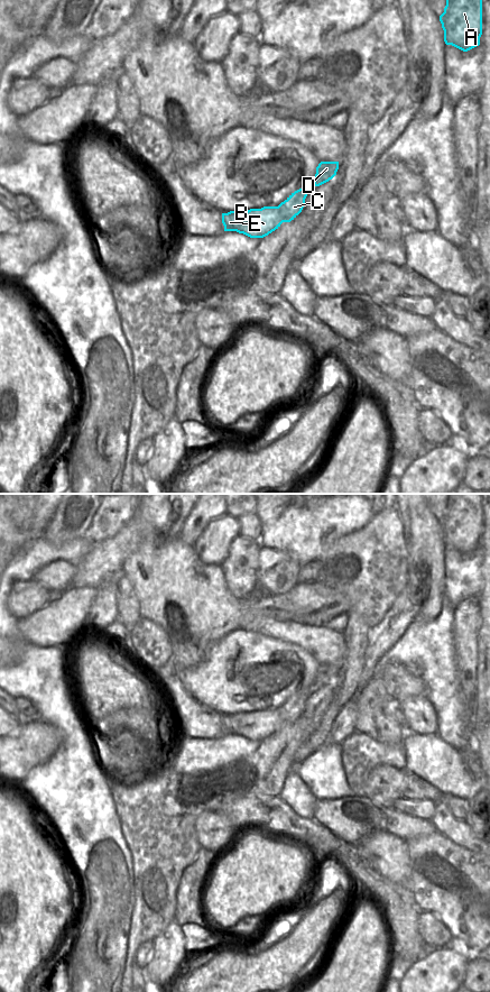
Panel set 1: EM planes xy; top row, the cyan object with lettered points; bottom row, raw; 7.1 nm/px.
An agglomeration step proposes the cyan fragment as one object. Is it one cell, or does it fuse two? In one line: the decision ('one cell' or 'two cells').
two cells

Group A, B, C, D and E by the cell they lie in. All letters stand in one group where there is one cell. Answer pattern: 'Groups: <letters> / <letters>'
Groups: A B D E / C.

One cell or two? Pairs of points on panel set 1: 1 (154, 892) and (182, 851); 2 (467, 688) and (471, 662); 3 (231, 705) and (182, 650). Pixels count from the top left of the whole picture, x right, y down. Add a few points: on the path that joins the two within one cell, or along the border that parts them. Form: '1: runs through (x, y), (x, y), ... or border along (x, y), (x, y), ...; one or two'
1: runs through (157, 882), (159, 873), (172, 861); one
2: runs through (468, 681), (468, 669); one
3: border along (212, 645), (195, 666), (179, 670), (176, 673); two

